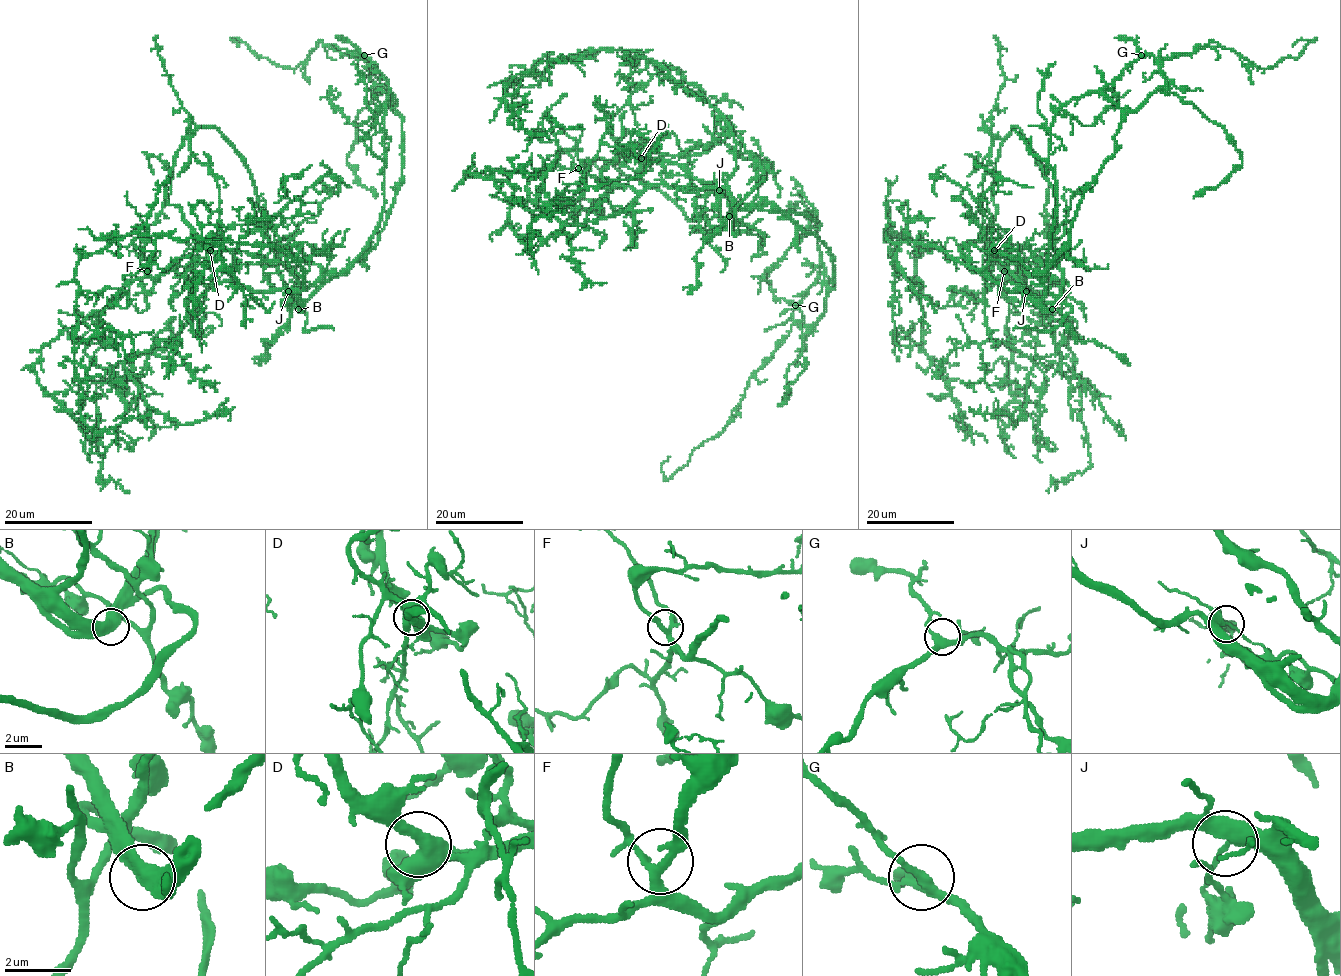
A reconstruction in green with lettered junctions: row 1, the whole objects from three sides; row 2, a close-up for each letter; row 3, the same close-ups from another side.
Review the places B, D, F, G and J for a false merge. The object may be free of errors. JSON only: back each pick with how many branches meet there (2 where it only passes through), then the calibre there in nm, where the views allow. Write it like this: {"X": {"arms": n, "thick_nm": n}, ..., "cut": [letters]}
{"cut": []}

